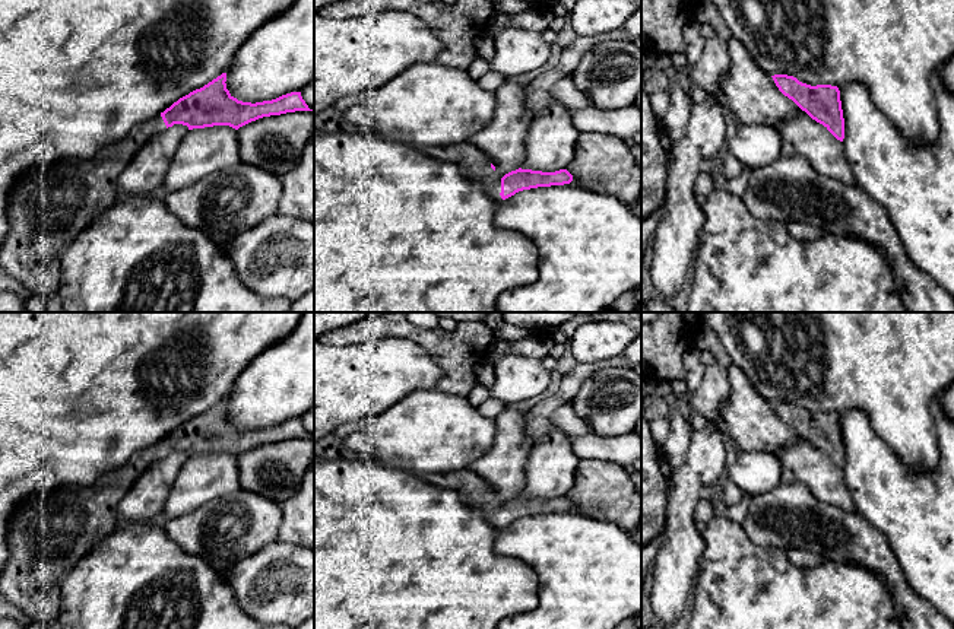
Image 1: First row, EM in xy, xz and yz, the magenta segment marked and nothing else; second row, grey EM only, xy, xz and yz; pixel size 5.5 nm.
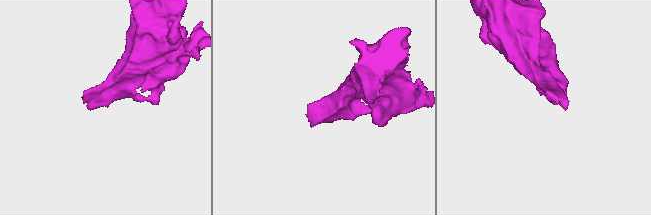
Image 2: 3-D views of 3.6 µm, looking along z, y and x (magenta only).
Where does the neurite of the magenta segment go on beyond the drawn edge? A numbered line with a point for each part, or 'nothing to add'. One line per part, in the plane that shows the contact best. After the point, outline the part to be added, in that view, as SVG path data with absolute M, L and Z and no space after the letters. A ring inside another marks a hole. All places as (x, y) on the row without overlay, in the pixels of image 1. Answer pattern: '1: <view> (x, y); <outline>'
1: xz (475, 491); M469 467L446 473L415 476L432 486L456 490L460 499L478 508L495 530L503 527L500 522L503 503L491 495L491 485Z

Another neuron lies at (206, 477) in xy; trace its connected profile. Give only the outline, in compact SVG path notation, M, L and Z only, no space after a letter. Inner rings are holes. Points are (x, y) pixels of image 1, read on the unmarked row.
M229 452L193 455L183 466L164 503L168 521L241 489L238 460Z

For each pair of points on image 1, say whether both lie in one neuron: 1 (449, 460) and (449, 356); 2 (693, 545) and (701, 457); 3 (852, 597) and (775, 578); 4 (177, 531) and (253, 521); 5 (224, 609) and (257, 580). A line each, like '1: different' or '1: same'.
1: different
2: same
3: same
4: same
5: different

